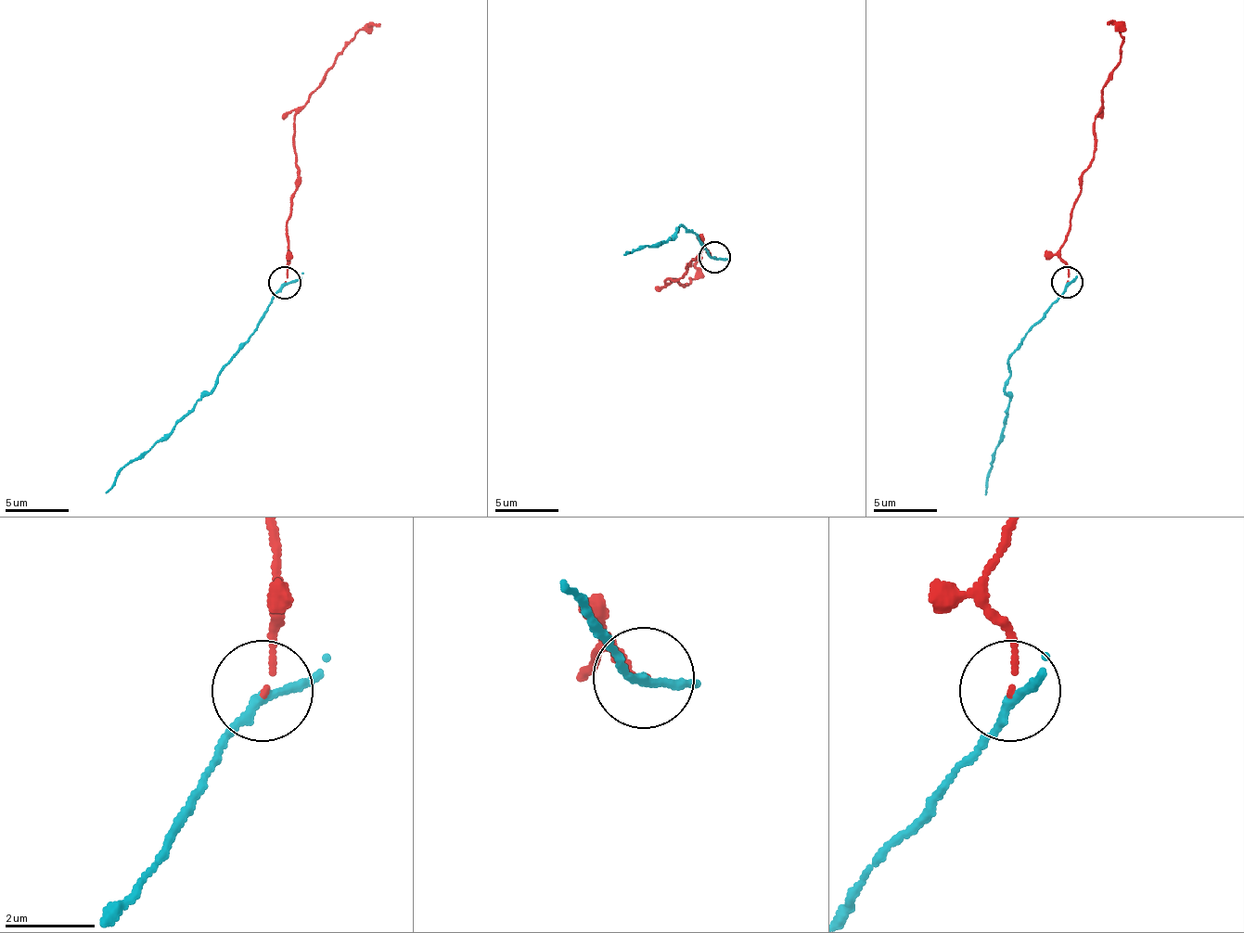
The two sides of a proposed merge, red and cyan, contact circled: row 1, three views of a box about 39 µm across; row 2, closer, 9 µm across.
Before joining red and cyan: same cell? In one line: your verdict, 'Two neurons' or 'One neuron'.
Two neurons

